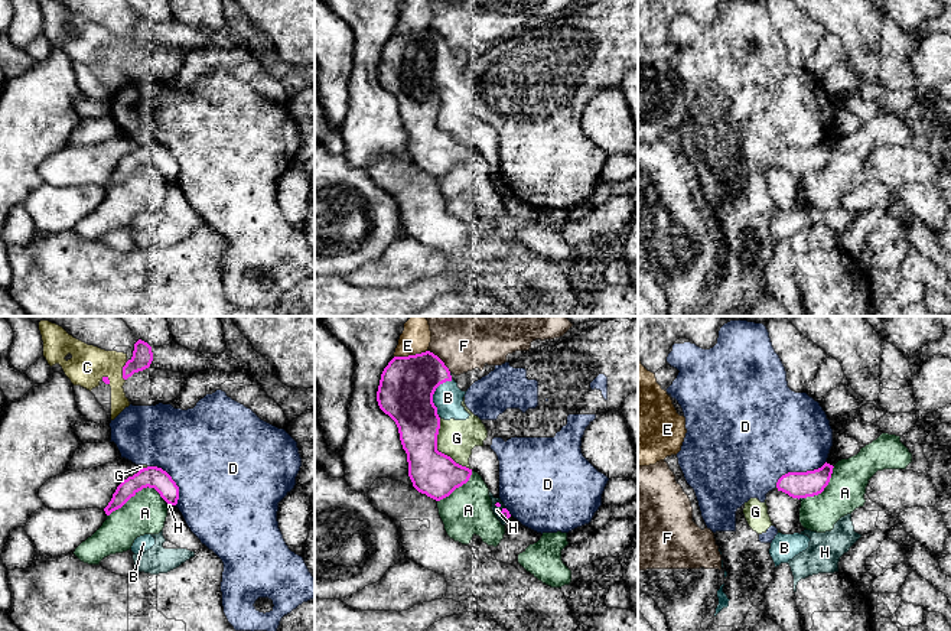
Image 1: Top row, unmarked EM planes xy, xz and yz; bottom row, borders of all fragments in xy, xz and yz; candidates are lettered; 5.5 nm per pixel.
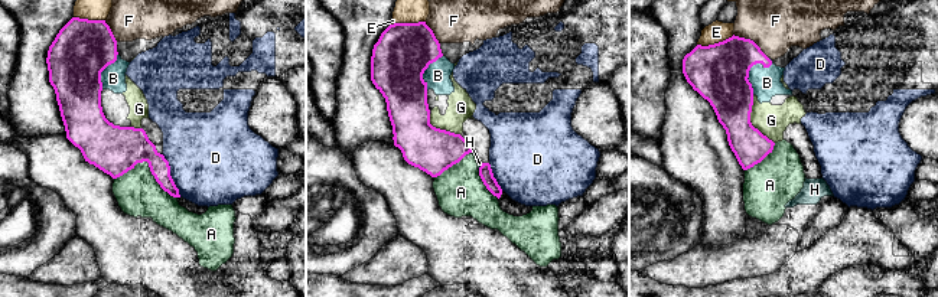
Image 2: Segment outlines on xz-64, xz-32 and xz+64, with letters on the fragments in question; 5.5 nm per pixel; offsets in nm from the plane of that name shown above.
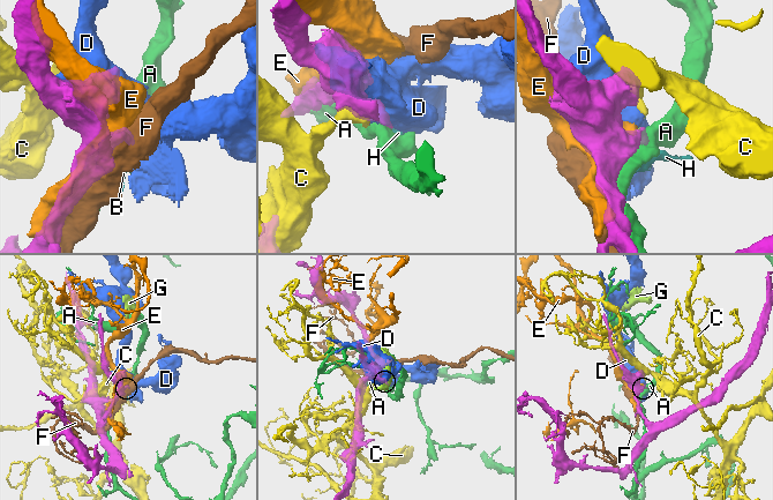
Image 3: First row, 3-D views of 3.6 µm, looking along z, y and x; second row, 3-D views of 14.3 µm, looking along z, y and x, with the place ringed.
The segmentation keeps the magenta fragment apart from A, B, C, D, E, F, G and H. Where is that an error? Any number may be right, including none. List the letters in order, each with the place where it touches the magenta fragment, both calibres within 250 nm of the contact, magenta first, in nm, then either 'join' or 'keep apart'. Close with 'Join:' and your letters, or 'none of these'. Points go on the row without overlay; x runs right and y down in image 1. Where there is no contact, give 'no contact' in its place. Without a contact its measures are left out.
A: meets magenta in xy at (136, 168); 120 nm thick on the magenta side, 240 nm on the other; keep apart
B: meets magenta in xz at (433, 70); 300 nm thick on the magenta side, 160 nm on the other; keep apart
C: meets magenta in xy at (123, 48); 120 nm thick on the magenta side, 200 nm on the other; keep apart
D: meets magenta in yz at (798, 149); 140 nm thick on the magenta side, 460 nm on the other; keep apart
E: meets magenta in xz at (410, 32); 300 nm thick on the magenta side, 170 nm on the other; keep apart
F: meets magenta in xz at (440, 36); 300 nm thick on the magenta side, 280 nm on the other; keep apart
G: meets magenta in xz at (437, 127); 260 nm thick on the magenta side, 200 nm on the other; keep apart
H: meets magenta in xz at (501, 188); 50 nm thick on the magenta side, 50 nm on the other; keep apart
Join: none of these

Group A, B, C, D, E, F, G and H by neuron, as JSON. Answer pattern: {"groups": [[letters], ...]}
{"groups": [["A"], ["B", "F"], ["C"], ["D", "G"], ["E"], ["H"]]}

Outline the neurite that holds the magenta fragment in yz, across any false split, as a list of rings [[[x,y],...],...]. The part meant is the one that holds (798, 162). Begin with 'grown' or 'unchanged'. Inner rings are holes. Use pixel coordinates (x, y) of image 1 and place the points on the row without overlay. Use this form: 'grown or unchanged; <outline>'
unchanged; [[[825,139],[814,147],[788,149],[778,156],[776,165],[798,176],[818,172],[828,162],[833,144],[833,142]]]

